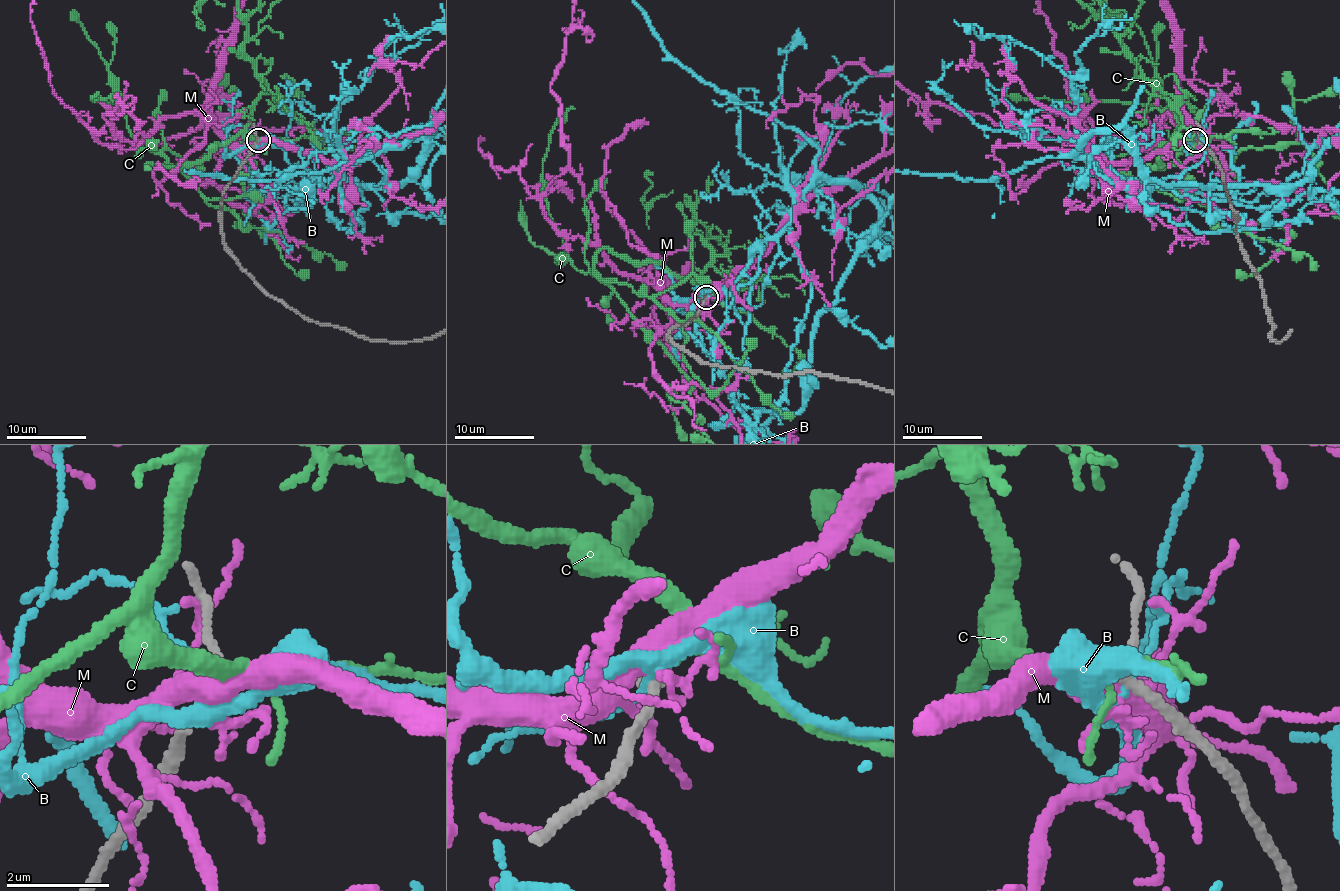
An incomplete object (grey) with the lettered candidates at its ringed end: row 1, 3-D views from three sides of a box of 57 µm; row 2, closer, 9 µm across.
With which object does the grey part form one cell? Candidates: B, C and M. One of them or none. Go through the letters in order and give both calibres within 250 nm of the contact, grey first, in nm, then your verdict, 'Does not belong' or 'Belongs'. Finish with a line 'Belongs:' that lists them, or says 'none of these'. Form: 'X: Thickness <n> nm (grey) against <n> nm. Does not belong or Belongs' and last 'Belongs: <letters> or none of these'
B: Thickness 190 nm (grey) against 220 nm. Does not belong
C: Thickness 170 nm (grey) against 150 nm. Belongs
M: Thickness 180 nm (grey) against 400 nm. Does not belong
Belongs: C

